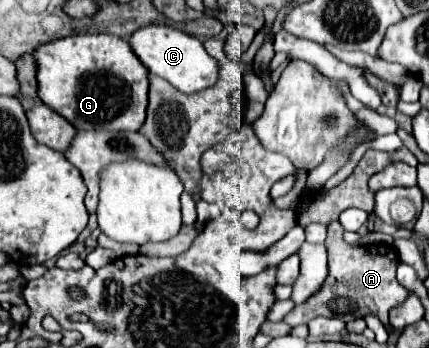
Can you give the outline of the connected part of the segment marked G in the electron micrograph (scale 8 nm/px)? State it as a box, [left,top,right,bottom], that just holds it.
[33,34,147,132]

